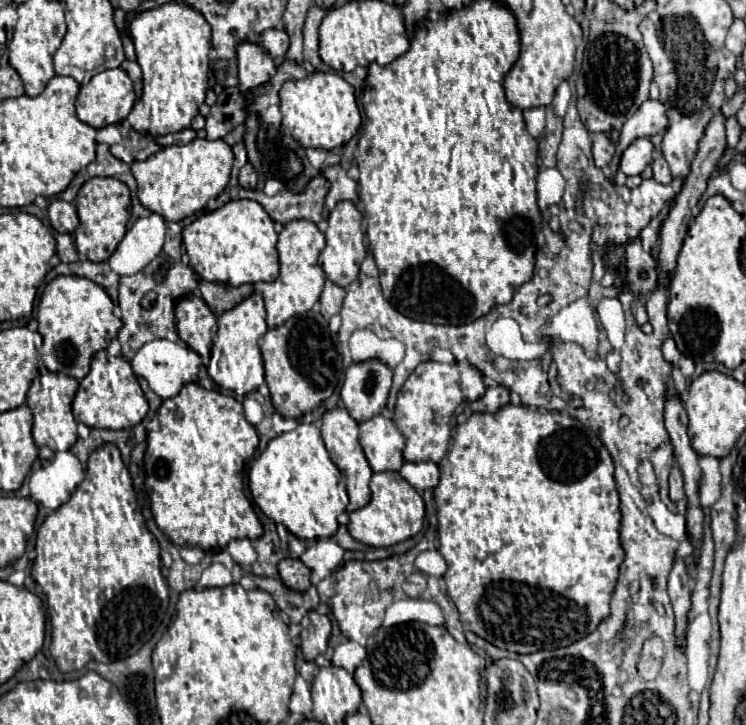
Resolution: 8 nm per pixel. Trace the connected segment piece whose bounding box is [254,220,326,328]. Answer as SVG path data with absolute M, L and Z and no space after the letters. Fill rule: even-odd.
M292 220L284 226L284 230L278 236L278 252L280 252L280 276L276 282L258 282L254 284L256 292L264 298L266 304L266 322L268 328L278 328L284 324L288 318L296 314L304 314L312 310L312 306L318 302L326 274L318 266L318 254L326 246L324 234L316 228L314 222L308 220Z

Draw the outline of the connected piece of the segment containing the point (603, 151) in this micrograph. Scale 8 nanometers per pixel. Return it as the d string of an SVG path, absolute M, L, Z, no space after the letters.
M598 134L594 136L594 146L592 146L592 154L594 154L594 164L598 168L604 168L610 164L612 156L614 156L616 144L606 136L606 134Z

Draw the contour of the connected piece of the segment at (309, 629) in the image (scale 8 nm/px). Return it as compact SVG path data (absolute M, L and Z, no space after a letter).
M310 610L302 620L300 620L302 632L302 654L306 660L316 660L320 654L324 654L330 638L330 620L326 614L320 614L318 610Z

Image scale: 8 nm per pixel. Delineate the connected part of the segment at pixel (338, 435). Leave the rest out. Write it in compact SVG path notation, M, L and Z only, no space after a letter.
M334 408L334 410L326 412L322 418L322 438L330 452L332 462L338 466L338 470L342 472L342 476L346 480L346 490L350 496L350 504L348 504L346 512L354 512L356 508L362 508L364 504L368 504L368 500L370 500L368 482L372 478L372 468L358 442L358 422L348 414L346 408Z

